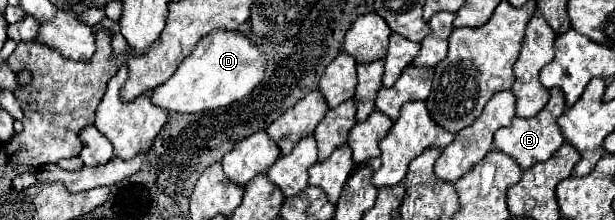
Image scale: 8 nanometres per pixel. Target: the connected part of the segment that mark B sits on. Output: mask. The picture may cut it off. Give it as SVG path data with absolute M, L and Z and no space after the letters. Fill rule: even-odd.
M553 88L551 90L551 100L547 102L547 106L533 118L513 118L511 126L507 128L501 128L495 132L495 148L509 154L523 170L531 168L533 164L537 162L545 162L547 158L553 156L553 152L565 142L559 126L557 126L557 118L565 112L565 98L563 98L563 92L559 88Z

